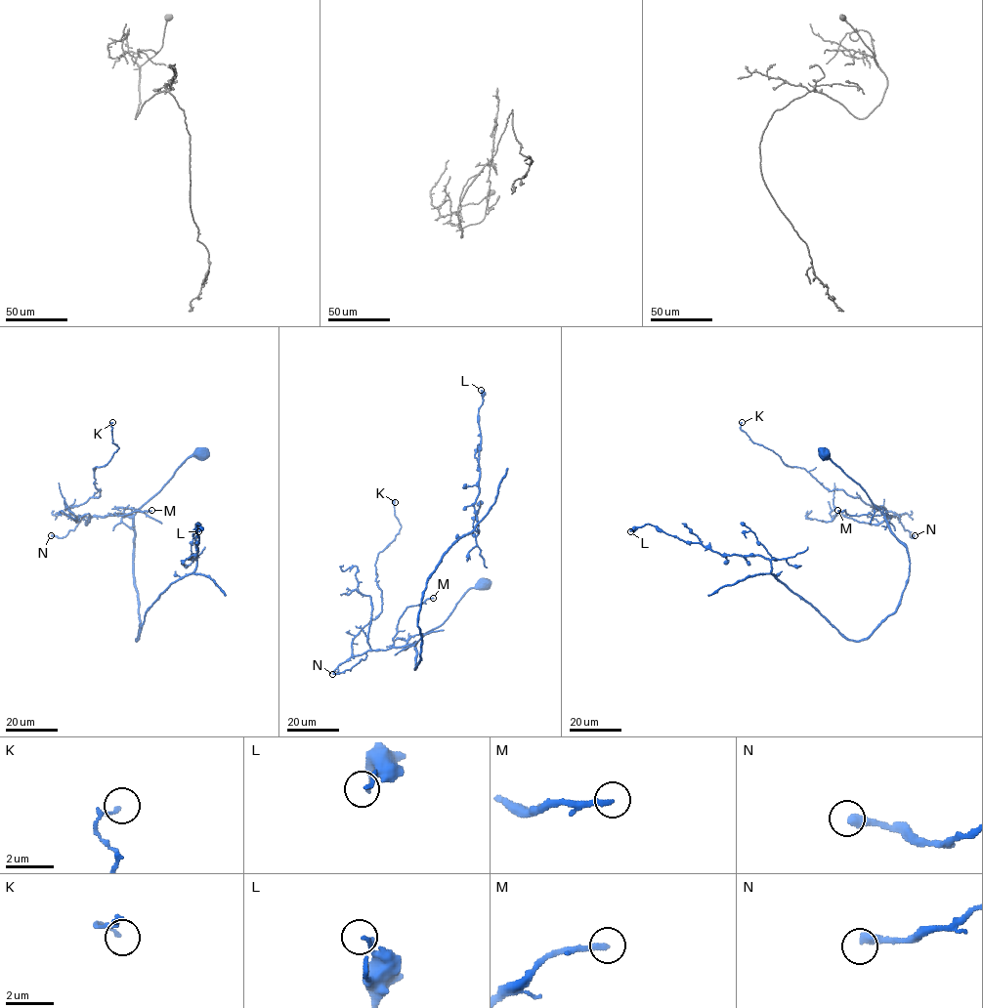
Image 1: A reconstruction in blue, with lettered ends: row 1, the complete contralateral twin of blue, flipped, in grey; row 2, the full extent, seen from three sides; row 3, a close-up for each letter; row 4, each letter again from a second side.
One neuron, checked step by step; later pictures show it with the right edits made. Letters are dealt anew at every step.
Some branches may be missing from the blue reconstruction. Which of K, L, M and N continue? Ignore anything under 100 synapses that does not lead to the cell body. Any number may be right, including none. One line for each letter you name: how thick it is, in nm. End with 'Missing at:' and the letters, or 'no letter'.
Missing at: no letter

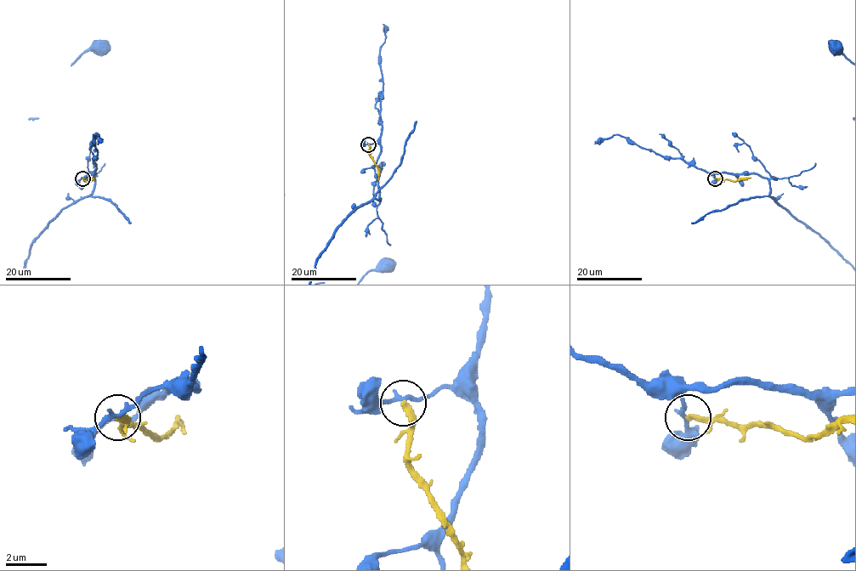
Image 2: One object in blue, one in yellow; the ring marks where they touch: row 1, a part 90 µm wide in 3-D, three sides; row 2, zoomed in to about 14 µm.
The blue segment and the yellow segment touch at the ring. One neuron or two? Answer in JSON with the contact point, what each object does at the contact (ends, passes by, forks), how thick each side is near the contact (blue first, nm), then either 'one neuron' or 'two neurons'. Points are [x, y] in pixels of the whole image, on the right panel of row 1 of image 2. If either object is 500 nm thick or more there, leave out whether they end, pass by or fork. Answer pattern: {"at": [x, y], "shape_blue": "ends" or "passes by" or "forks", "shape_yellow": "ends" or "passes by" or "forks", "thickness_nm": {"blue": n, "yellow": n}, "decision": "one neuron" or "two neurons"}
{"at": [715, 178], "shape_blue": "passes by", "shape_yellow": "ends", "thickness_nm": {"blue": 200, "yellow": 240}, "decision": "two neurons"}

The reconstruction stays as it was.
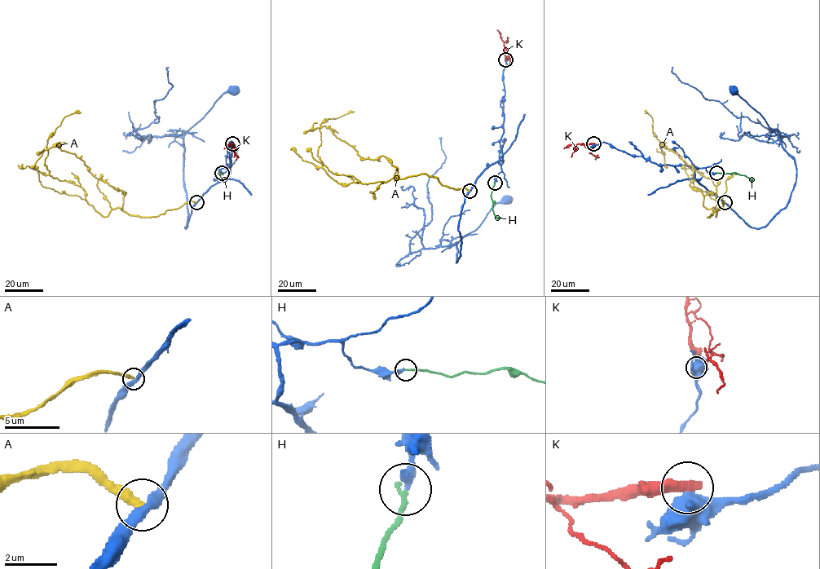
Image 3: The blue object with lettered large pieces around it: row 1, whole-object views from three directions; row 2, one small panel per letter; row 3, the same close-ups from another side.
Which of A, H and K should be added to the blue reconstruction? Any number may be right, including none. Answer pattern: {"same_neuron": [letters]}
{"same_neuron": ["H"]}

